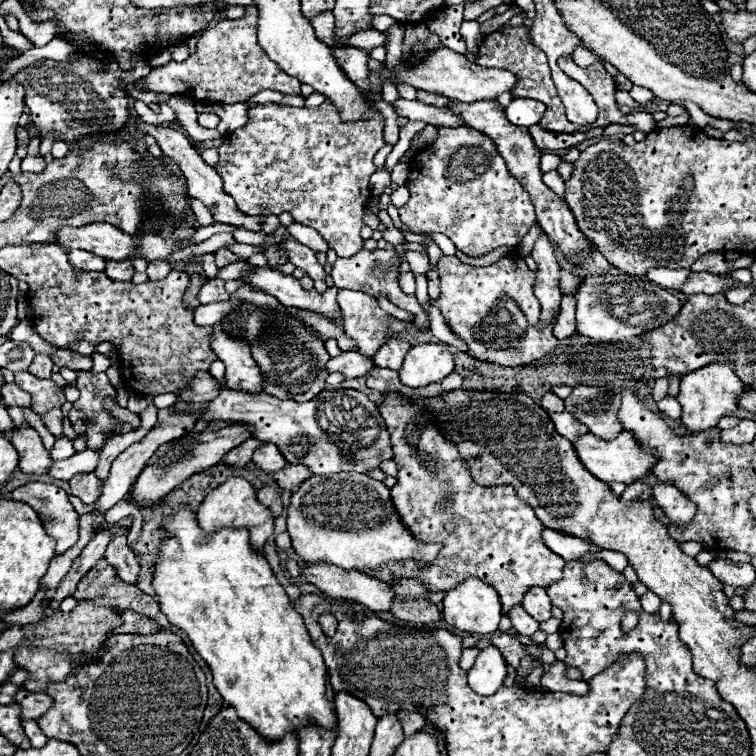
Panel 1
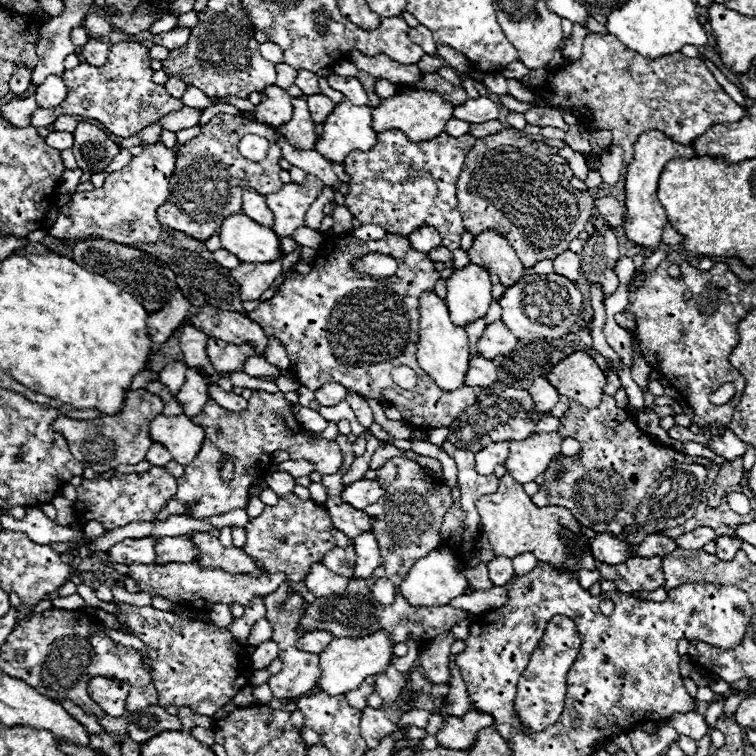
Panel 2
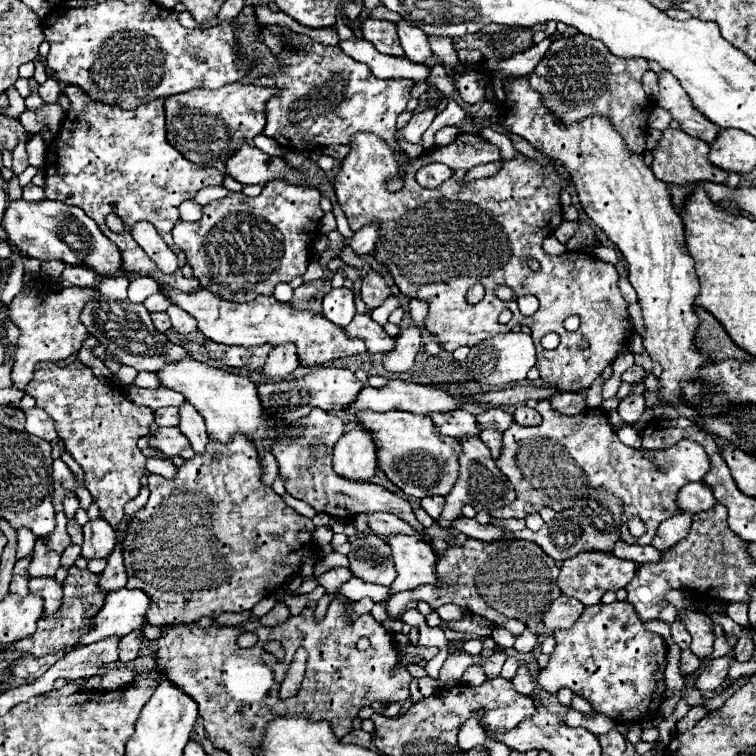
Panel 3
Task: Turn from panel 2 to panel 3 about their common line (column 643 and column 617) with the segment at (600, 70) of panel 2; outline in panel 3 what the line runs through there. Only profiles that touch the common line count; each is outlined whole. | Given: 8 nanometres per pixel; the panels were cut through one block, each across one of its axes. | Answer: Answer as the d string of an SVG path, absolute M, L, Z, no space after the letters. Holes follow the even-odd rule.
M576 34L554 40L538 66L526 74L526 80L532 90L542 94L544 106L562 124L570 126L592 114L604 116L624 138L628 150L638 156L646 152L651 104L642 90L642 74L646 70L648 62L644 58L618 58L600 40Z

